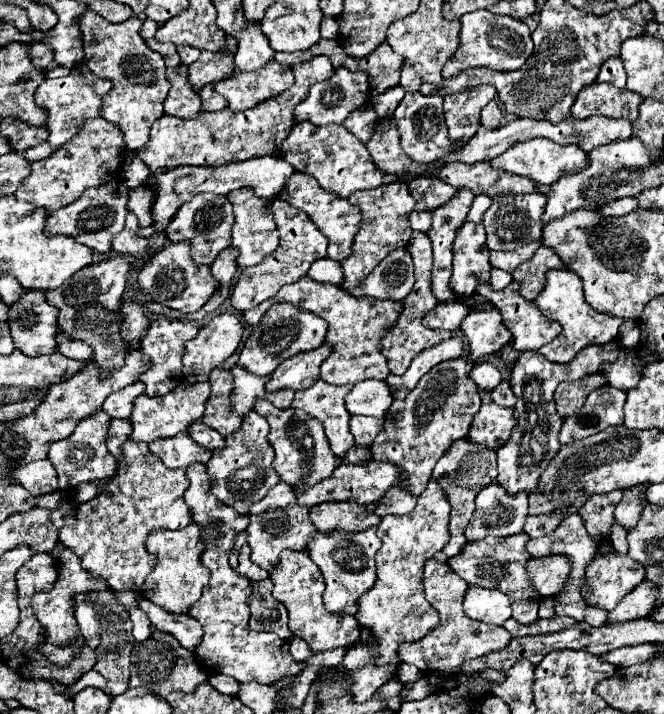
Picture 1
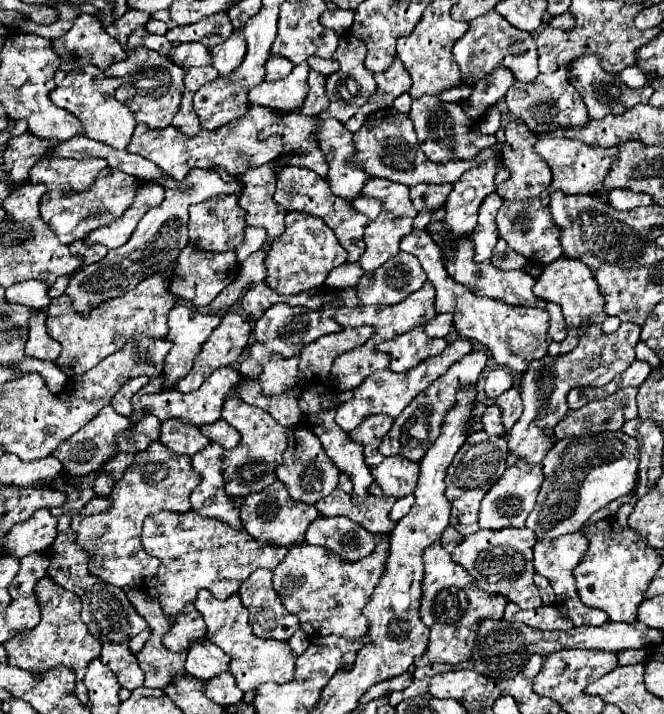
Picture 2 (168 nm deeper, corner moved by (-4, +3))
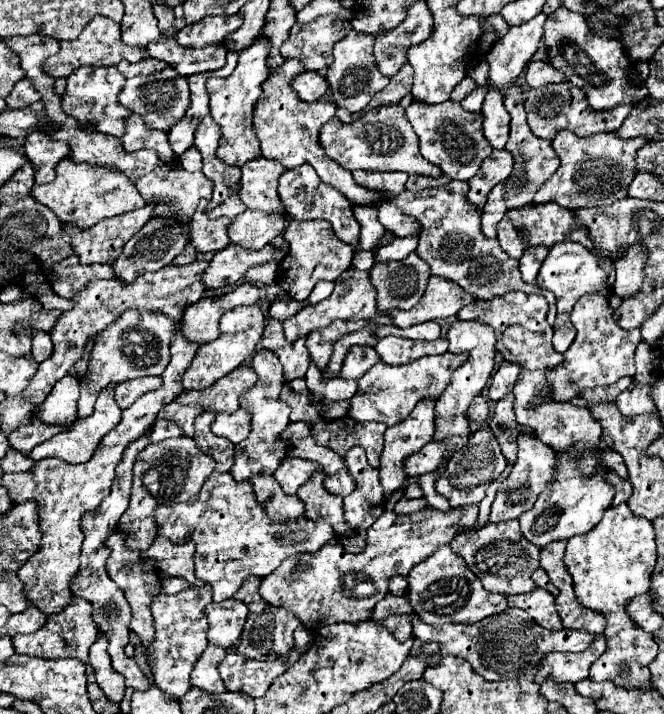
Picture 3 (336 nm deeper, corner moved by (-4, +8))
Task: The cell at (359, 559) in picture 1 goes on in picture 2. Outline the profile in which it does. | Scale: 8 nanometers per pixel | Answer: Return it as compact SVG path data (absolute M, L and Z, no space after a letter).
M318 515L306 531L306 543L334 549L336 555L348 561L358 561L370 555L380 539L384 539L384 535L370 533L348 517Z

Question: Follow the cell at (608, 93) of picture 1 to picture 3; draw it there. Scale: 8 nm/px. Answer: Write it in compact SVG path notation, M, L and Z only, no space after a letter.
M568 8L552 12L544 24L544 42L552 58L552 66L566 74L566 80L578 86L594 110L612 110L616 106L632 106L648 100L648 88L640 82L634 66L624 56L624 48L616 38L594 36L582 14Z

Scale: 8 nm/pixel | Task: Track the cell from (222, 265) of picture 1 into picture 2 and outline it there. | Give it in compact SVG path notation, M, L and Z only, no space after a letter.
M246 227L244 229L244 241L236 247L236 257L242 263L250 253L262 249L268 243L268 235L264 227Z

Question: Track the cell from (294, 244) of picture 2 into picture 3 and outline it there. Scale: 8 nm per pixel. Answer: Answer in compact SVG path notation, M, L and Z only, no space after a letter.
M290 220L284 230L284 238L288 240L290 250L278 266L276 282L294 300L306 300L318 280L336 280L344 270L350 268L354 250L334 236L332 224L326 220Z

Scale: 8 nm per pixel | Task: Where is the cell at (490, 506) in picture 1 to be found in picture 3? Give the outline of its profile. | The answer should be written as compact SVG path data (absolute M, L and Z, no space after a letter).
M520 434L518 436L518 460L512 466L512 472L508 478L504 478L500 482L500 488L496 492L496 498L492 502L492 510L490 510L490 522L506 522L506 520L514 520L520 518L524 512L528 512L532 508L532 504L536 502L538 494L546 488L546 484L552 480L552 472L554 472L554 450L548 448L544 442L540 442L538 438Z

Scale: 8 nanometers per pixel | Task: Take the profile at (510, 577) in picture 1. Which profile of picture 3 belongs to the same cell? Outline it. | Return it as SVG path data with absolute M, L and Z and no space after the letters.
M518 520L488 524L482 530L460 534L460 536L456 536L456 540L452 540L450 546L458 556L464 558L468 568L480 578L482 586L488 592L502 592L502 594L510 596L510 594L532 592L532 588L536 588L530 574L538 568L540 548L536 548L532 542L528 542L522 536Z

